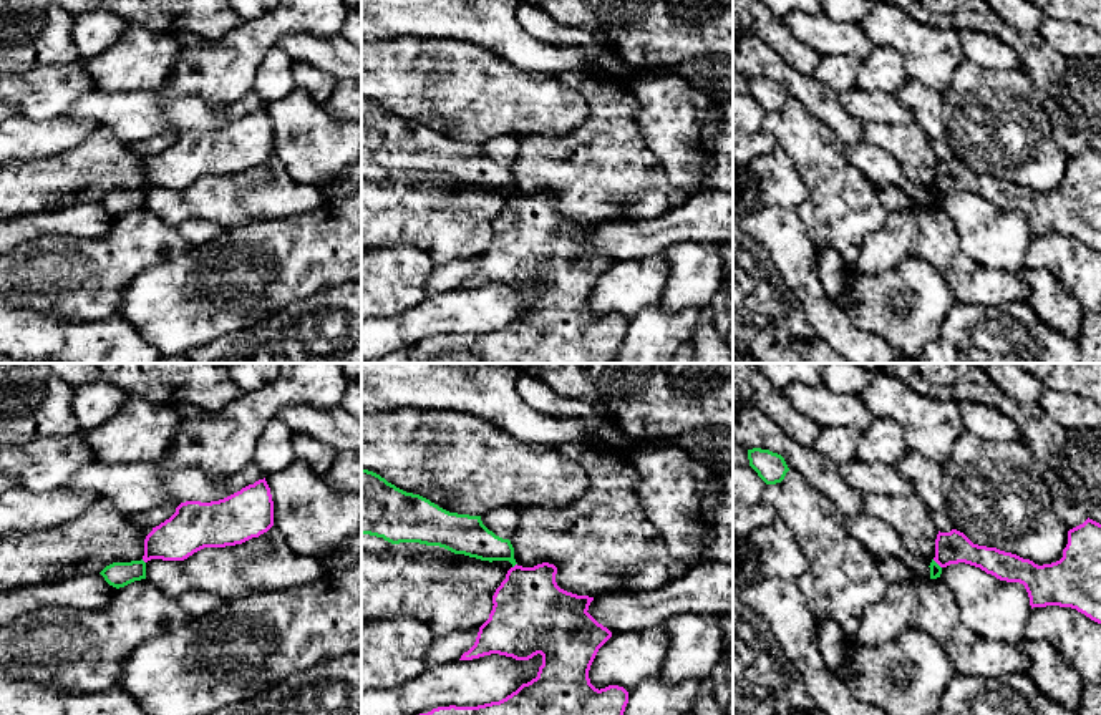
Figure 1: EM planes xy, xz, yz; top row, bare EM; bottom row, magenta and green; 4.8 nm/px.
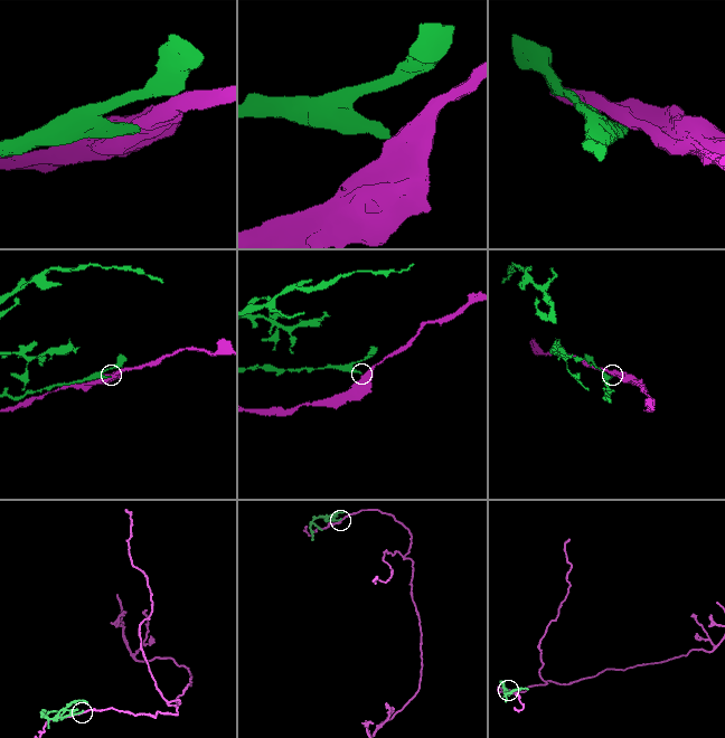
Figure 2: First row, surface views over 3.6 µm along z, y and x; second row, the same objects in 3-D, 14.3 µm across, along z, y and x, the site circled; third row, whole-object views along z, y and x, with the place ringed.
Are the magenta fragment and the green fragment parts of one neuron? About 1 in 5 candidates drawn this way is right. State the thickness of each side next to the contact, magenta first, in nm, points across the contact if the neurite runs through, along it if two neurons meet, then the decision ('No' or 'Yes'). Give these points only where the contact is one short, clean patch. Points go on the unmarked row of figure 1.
Thickness 160 nm (magenta) against 60 nm. Boundary: yz (932, 188), (940, 196). No

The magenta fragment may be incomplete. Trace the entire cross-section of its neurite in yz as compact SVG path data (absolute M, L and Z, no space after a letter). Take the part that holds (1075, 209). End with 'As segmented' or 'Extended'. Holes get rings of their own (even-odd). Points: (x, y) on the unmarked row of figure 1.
M1089 146L1068 159L1063 186L1051 192L1038 194L1016 182L973 173L957 158L939 159L934 189L940 196L965 191L1000 209L1020 211L1031 237L1071 236L1101 252L1101 153Z. As segmented

